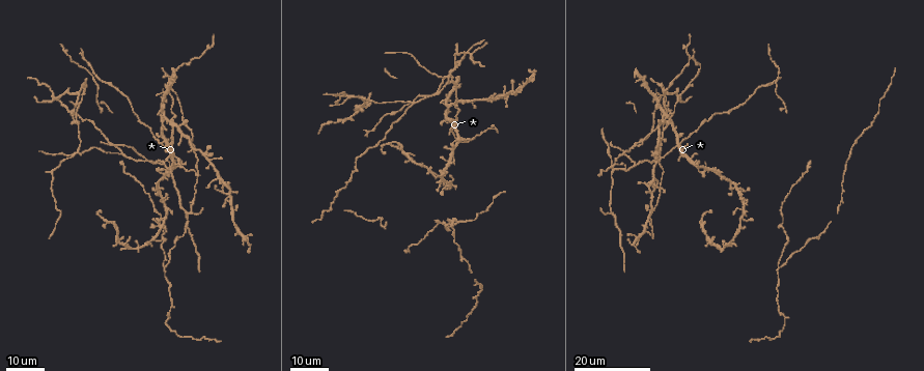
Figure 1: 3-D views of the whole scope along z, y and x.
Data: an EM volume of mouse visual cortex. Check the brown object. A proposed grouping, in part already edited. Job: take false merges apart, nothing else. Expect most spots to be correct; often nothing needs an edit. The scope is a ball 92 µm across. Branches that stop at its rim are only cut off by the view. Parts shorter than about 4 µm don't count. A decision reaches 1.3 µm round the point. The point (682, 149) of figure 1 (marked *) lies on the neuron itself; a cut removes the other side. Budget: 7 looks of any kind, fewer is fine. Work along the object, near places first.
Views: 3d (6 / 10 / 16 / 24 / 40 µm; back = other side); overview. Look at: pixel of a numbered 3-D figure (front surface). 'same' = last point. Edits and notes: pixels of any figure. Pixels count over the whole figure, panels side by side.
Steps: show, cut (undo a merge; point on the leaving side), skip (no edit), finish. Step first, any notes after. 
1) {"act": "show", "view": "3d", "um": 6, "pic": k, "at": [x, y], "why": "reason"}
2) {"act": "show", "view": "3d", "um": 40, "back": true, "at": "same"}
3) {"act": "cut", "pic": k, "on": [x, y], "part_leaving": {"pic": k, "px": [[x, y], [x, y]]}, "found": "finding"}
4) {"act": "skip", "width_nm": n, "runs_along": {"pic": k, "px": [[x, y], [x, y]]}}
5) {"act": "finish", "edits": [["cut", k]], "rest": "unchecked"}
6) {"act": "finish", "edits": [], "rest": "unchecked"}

{"act": "show", "view": "3d", "um": 24, "pic": 1, "at": [614, 164], "why": "three-way junction"}

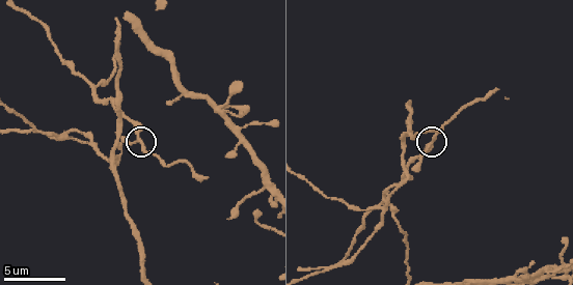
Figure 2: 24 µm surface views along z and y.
{"act": "show", "view": "3d", "um": 6, "pic": 2, "at": [138, 141]}

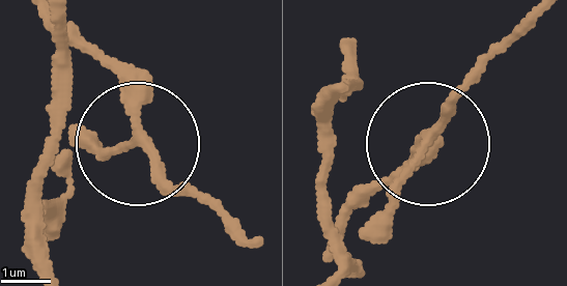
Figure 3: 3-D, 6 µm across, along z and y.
{"act": "skip", "width_nm": 170, "found": "all the same neuron"}

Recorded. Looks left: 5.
{"act": "show", "view": "3d", "um": 16, "pic": 1, "at": [652, 192], "why": "small branch off a trunk"}

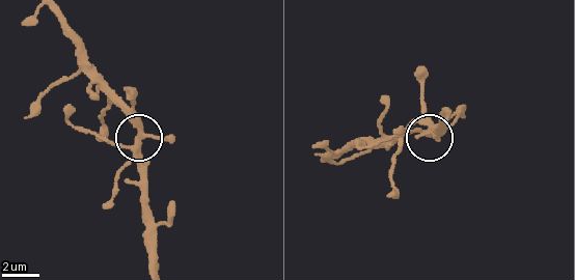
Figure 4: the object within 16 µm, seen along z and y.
{"act": "show", "view": "3d", "um": 10, "pic": 4, "at": [132, 151]}

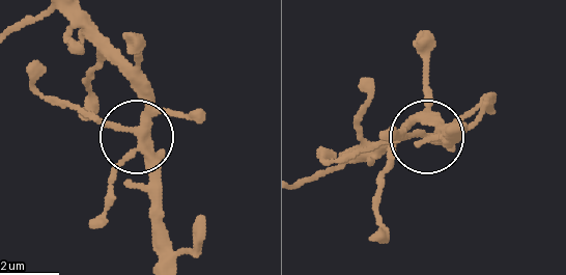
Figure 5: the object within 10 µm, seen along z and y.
{"act": "skip", "arms": 4, "runs_along": {"pic": 5, "px": [[65, 14], [140, 95], [147, 117], [133, 135], [60, 105]]}, "found": "all the same neuron"}

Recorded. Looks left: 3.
{"act": "show", "view": "3d", "um": 10, "pic": 2, "at": [383, 212], "why": "side arm on a straight run"}

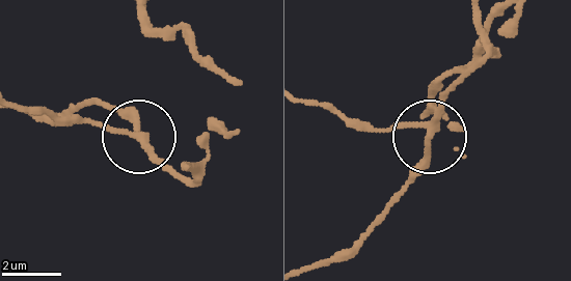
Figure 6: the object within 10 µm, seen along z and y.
{"act": "skip", "arms": 3, "runs_along": {"pic": 6, "px": [[521, 9], [497, 54], [453, 91], [430, 133], [351, 129]]}, "found": "one neuron here"}

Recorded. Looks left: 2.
{"act": "finish", "edits": [], "rest": "unchecked"}

